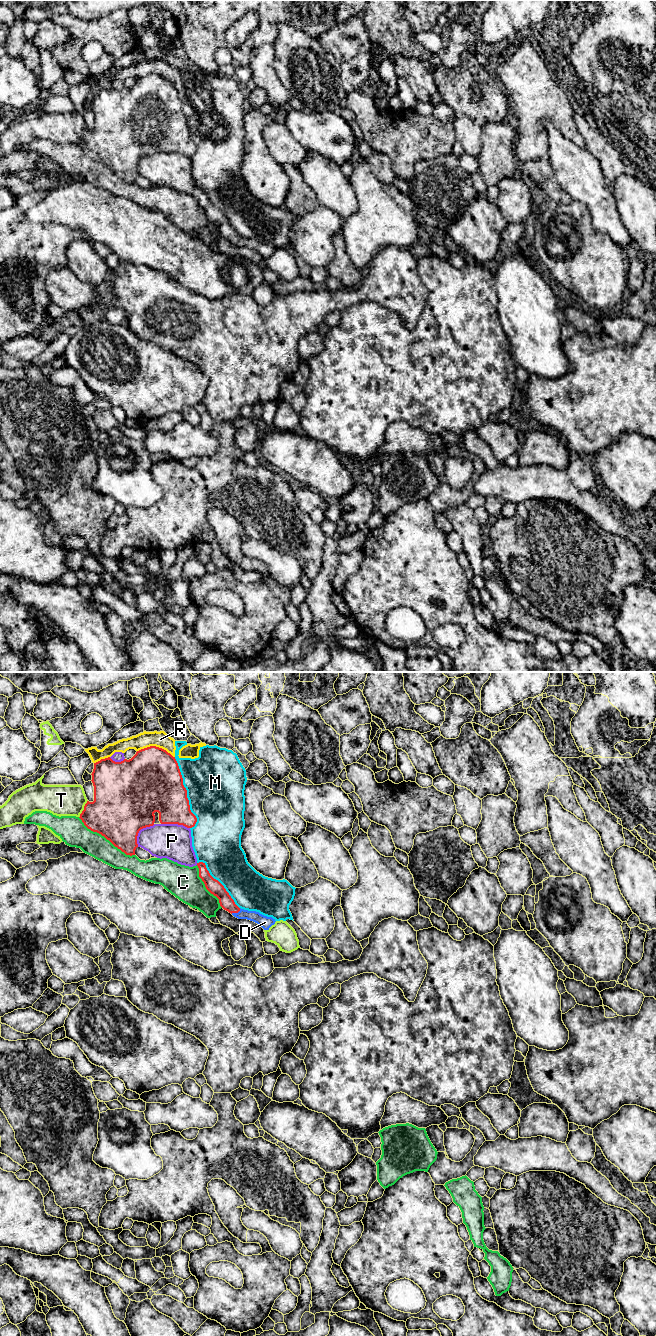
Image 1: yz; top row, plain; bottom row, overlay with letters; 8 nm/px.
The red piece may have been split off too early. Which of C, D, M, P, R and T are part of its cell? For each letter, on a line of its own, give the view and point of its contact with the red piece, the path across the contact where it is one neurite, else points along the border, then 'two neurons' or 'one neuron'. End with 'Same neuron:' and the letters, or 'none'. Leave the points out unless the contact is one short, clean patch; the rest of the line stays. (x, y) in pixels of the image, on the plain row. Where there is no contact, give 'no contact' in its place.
C: meets red in yz at (106, 166); two neurons
D: meets red in yz at (236, 240); one neuron
M: meets red in yz at (186, 121); two neurons
P: meets red in yz at (139, 158); two neurons
R: meets red in yz at (155, 74); two neurons
T: meets red in yz at (84, 137); two neurons
Same neuron: D

